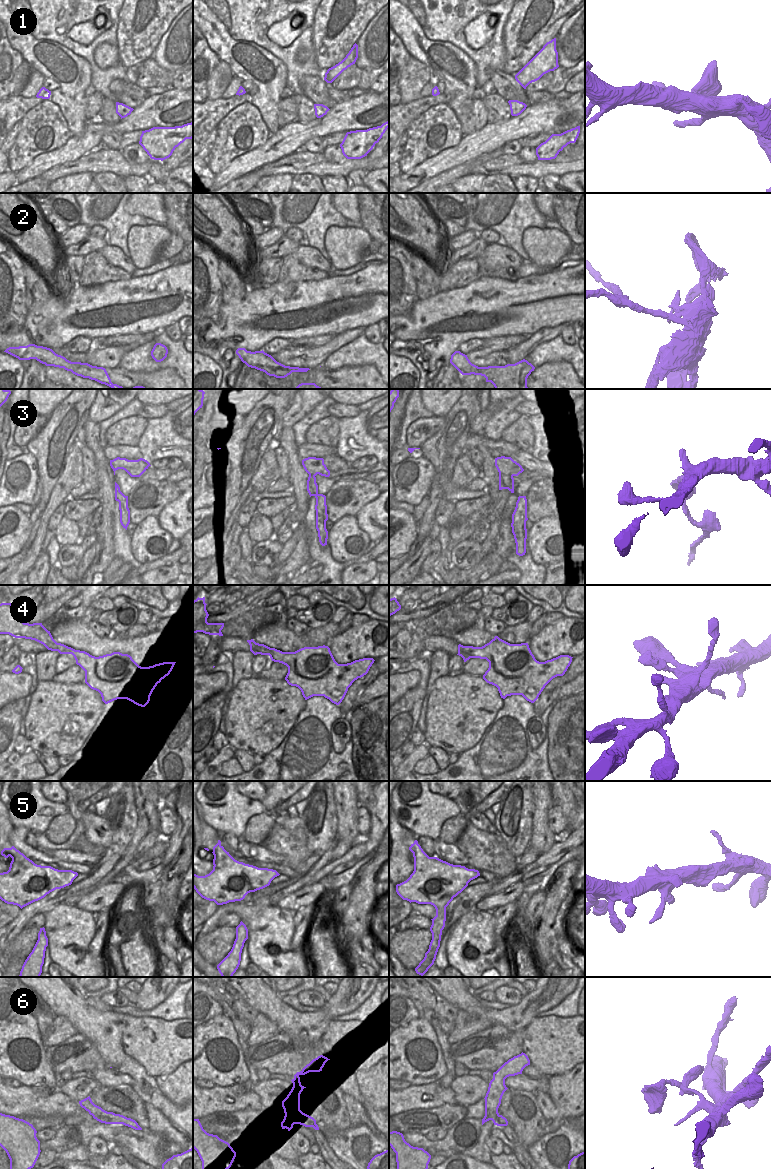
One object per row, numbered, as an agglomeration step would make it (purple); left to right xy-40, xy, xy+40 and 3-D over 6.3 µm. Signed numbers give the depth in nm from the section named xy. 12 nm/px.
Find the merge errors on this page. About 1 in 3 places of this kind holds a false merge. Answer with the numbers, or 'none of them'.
2, 3

